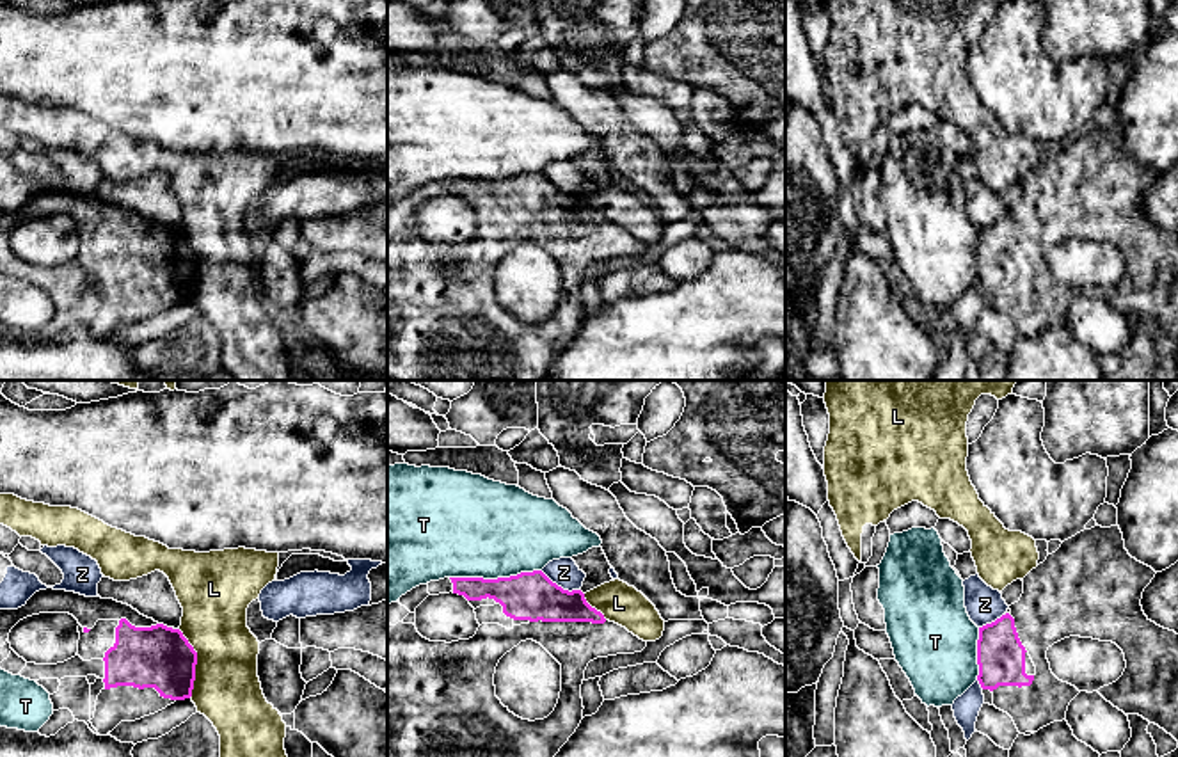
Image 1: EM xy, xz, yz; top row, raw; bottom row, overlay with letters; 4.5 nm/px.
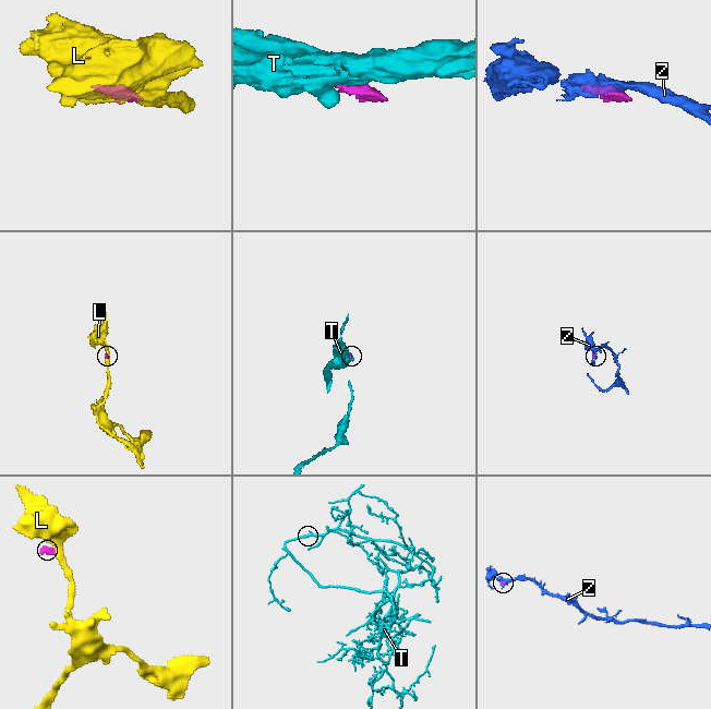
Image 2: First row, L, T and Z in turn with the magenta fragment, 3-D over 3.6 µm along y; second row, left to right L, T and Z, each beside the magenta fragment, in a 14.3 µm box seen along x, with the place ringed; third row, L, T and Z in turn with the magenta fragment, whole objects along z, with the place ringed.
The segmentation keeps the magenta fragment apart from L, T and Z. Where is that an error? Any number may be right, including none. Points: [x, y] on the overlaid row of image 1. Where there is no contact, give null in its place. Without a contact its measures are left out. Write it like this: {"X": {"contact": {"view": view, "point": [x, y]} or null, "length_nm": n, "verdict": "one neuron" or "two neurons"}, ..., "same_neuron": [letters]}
{"L": {"contact": {"view": "xy", "point": [196, 663]}, "length_nm": 320, "verdict": "two neurons"}, "T": {"contact": {"view": "xz", "point": [494, 580]}, "length_nm": 420, "verdict": "two neurons"}, "Z": {"contact": {"view": "xz", "point": [560, 587]}, "length_nm": 200, "verdict": "two neurons"}, "same_neuron": []}

